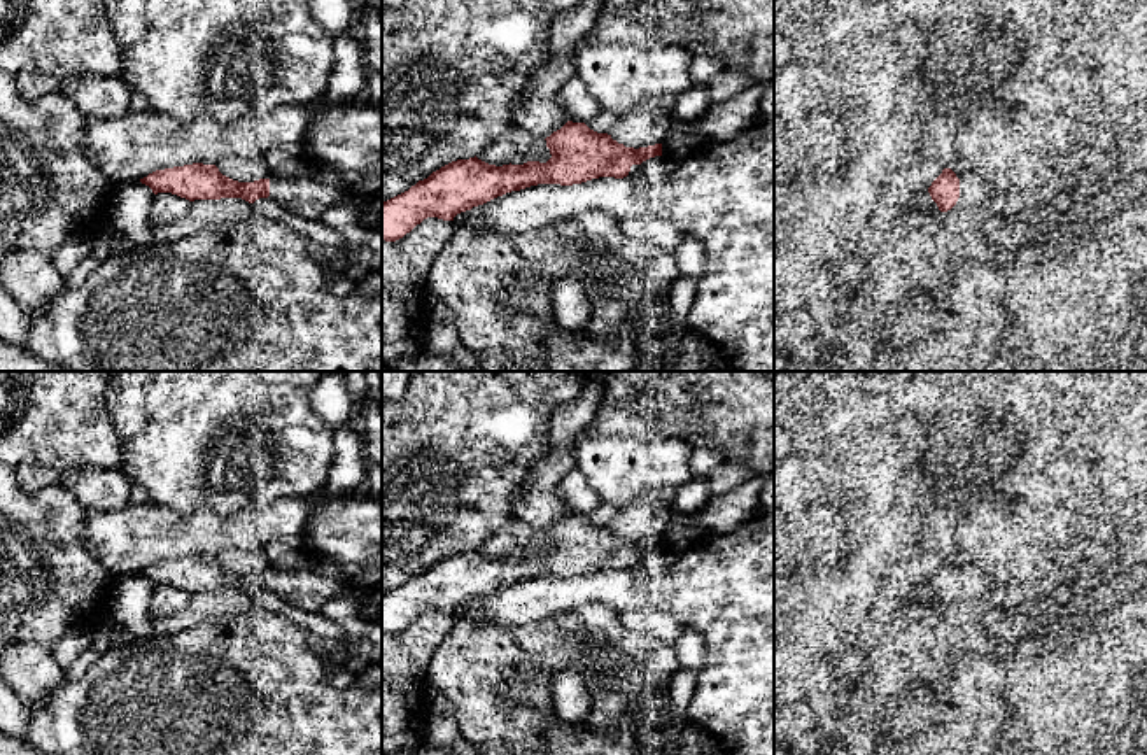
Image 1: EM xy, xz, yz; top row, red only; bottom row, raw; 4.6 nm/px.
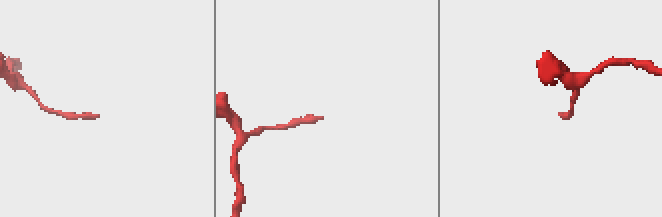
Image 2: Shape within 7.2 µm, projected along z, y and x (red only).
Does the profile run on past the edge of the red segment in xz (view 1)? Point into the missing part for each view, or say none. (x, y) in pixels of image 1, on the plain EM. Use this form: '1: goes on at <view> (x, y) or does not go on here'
1: does not go on here

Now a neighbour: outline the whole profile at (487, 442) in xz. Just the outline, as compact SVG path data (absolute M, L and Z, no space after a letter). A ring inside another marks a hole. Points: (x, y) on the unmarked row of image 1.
M413 371L405 394L382 405L382 596L408 583L441 559L475 550L511 519L511 499L534 462L550 448L550 420L555 408L576 399L588 371Z

